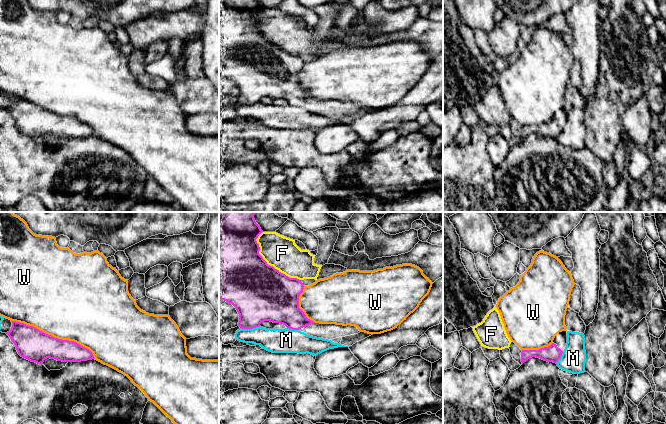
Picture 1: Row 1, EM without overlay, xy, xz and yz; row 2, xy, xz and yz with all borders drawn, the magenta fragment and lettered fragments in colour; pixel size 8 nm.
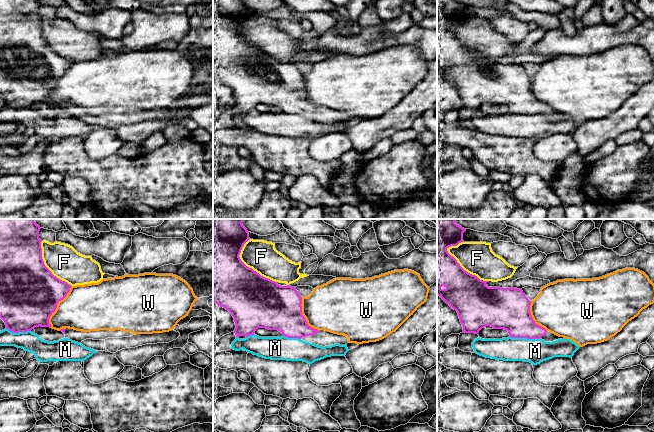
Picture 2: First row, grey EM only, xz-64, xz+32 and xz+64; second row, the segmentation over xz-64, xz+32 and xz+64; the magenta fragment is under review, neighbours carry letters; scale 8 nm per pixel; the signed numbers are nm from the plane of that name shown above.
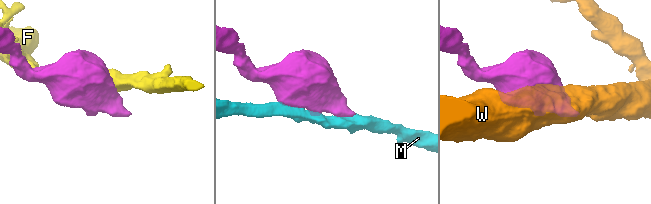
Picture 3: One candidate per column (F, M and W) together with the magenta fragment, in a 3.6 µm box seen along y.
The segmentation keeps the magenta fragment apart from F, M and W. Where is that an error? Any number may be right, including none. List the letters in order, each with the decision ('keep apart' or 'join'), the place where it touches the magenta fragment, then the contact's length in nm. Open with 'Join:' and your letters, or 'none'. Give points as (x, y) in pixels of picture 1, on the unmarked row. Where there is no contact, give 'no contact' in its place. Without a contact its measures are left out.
Join: none
F: keep apart | xz (267, 40) | 500 nm
M: keep apart | xz (250, 104) | 160 nm
W: keep apart | xy (54, 113) | 750 nm

